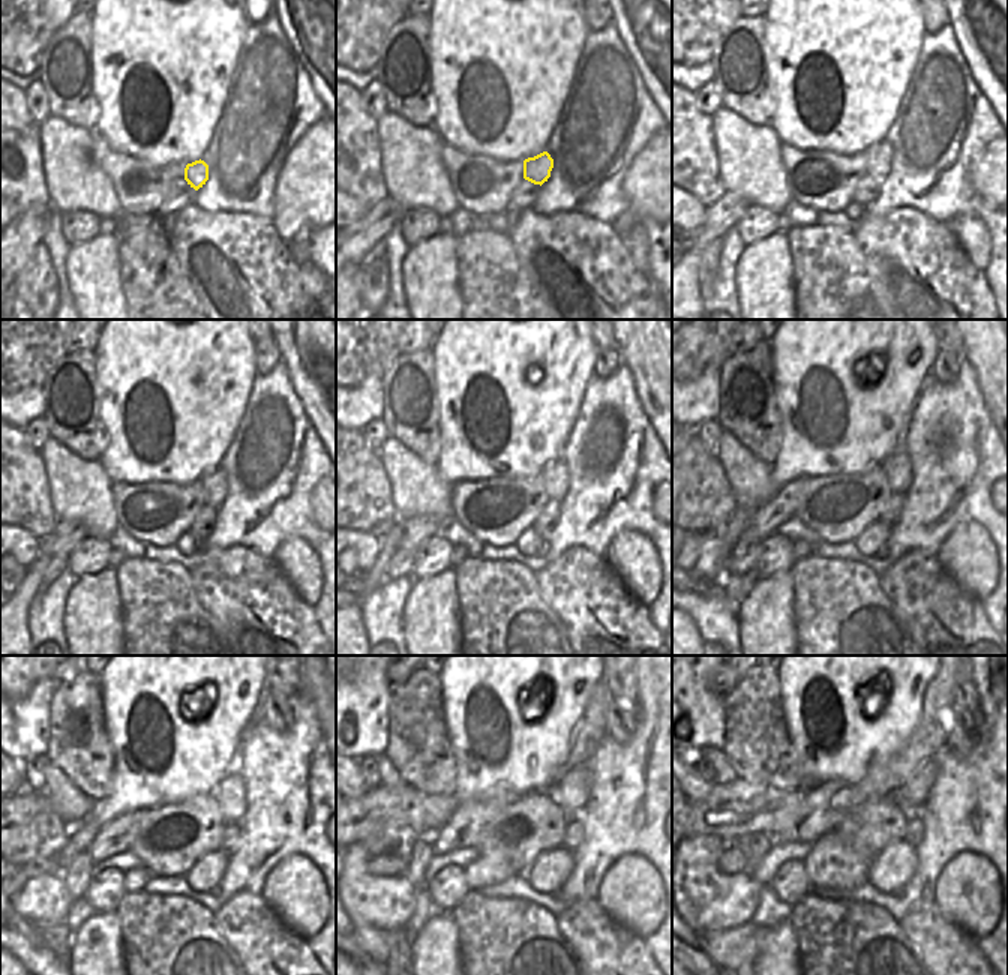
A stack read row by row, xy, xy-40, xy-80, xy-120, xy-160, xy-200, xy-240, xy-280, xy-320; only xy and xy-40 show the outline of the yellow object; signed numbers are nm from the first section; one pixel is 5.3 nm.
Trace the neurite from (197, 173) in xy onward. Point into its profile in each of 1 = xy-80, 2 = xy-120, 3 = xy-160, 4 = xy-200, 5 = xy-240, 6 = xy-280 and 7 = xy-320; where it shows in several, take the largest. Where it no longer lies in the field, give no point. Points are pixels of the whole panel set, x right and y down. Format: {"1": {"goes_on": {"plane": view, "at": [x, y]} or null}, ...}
{"1": {"goes_on": {"plane": "xy-80", "at": [881, 153]}}, "2": {"goes_on": {"plane": "xy-120", "at": [215, 485]}}, "3": {"goes_on": {"plane": "xy-160", "at": [555, 474]}}, "4": {"goes_on": {"plane": "xy-200", "at": [897, 470]}}, "5": {"goes_on": {"plane": "xy-240", "at": [230, 795]}}, "6": {"goes_on": {"plane": "xy-280", "at": [570, 791]}}, "7": {"goes_on": {"plane": "xy-320", "at": [911, 797]}}}

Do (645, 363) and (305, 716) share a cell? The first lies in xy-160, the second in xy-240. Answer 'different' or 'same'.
different

